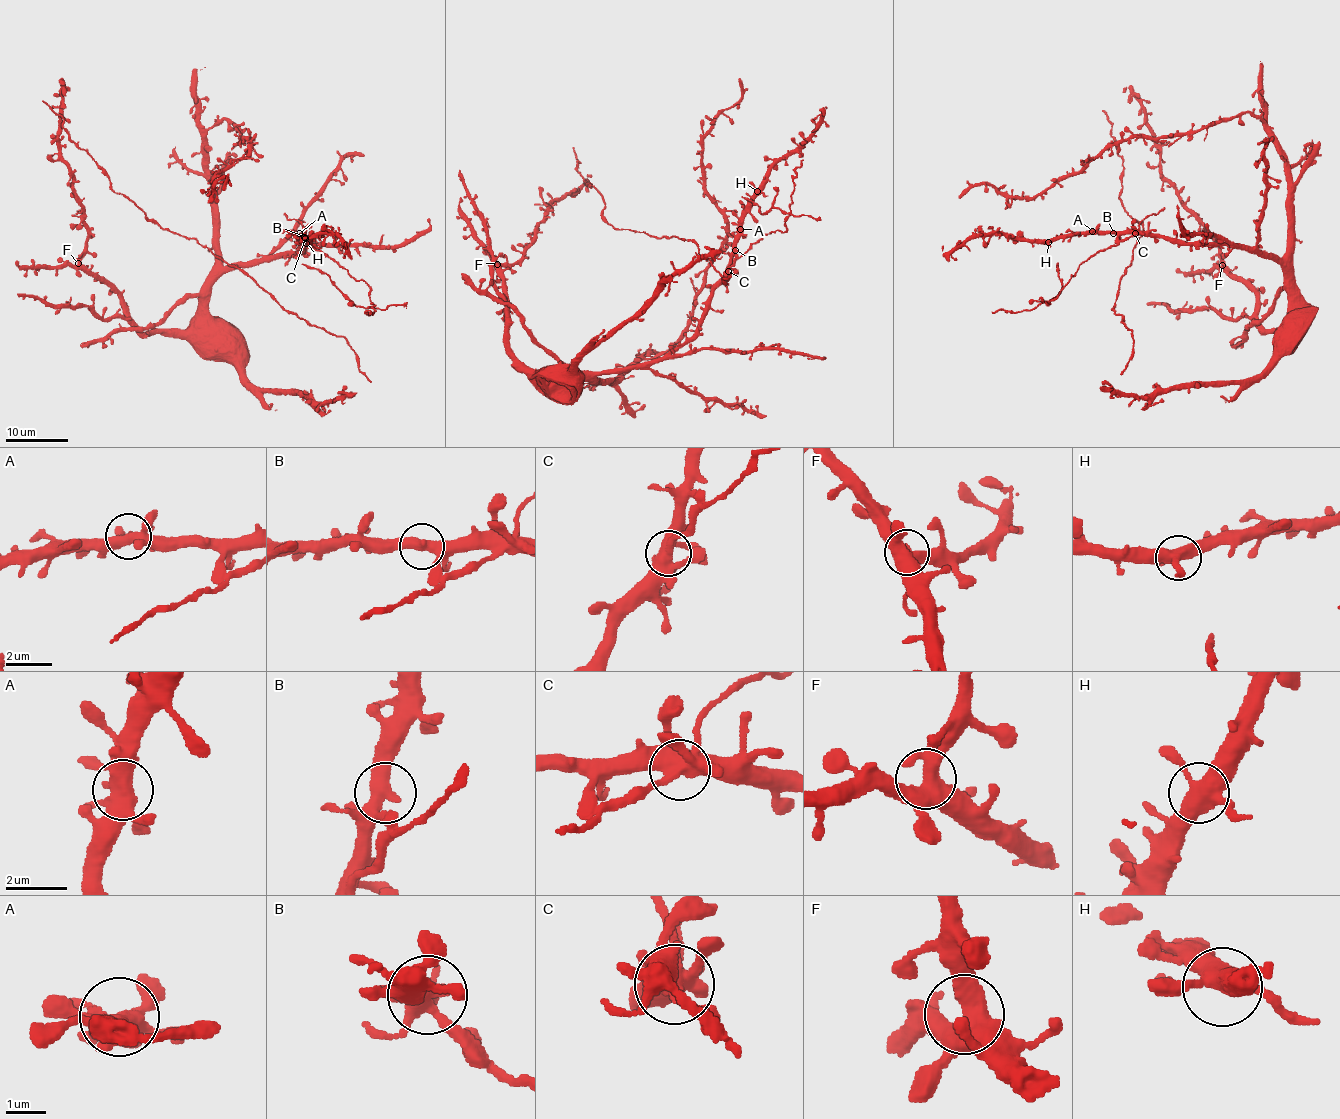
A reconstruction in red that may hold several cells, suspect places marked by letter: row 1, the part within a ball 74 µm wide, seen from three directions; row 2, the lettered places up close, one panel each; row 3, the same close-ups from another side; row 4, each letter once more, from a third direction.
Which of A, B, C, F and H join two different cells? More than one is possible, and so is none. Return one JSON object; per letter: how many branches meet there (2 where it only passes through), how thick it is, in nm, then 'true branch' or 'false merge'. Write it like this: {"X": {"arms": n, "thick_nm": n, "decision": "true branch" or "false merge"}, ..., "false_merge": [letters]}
{"A": {"arms": 6, "thick_nm": 460, "decision": "true branch"}, "B": {"arms": 4, "thick_nm": 400, "decision": "true branch"}, "C": {"arms": 7, "thick_nm": 480, "decision": "false merge"}, "F": {"arms": 5, "thick_nm": 550, "decision": "true branch"}, "H": {"arms": 4, "thick_nm": 480, "decision": "true branch"}, "false_merge": ["C"]}

